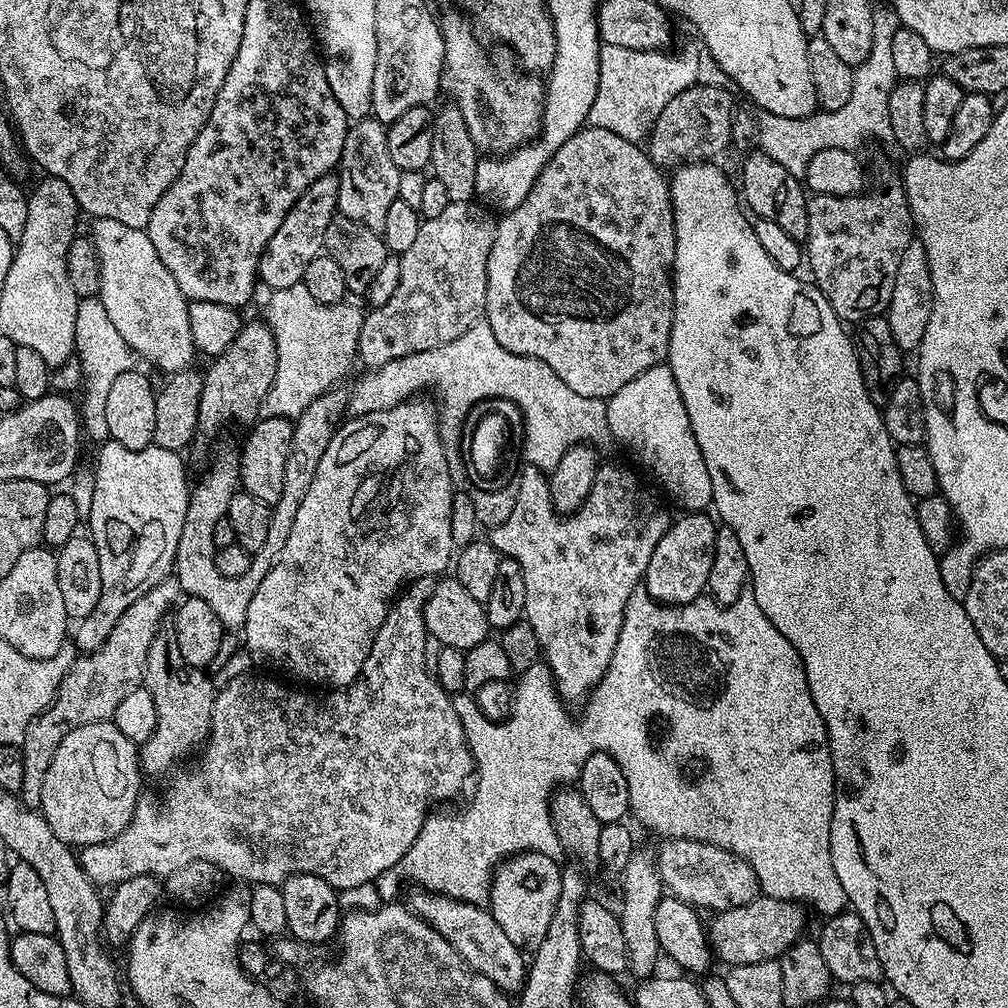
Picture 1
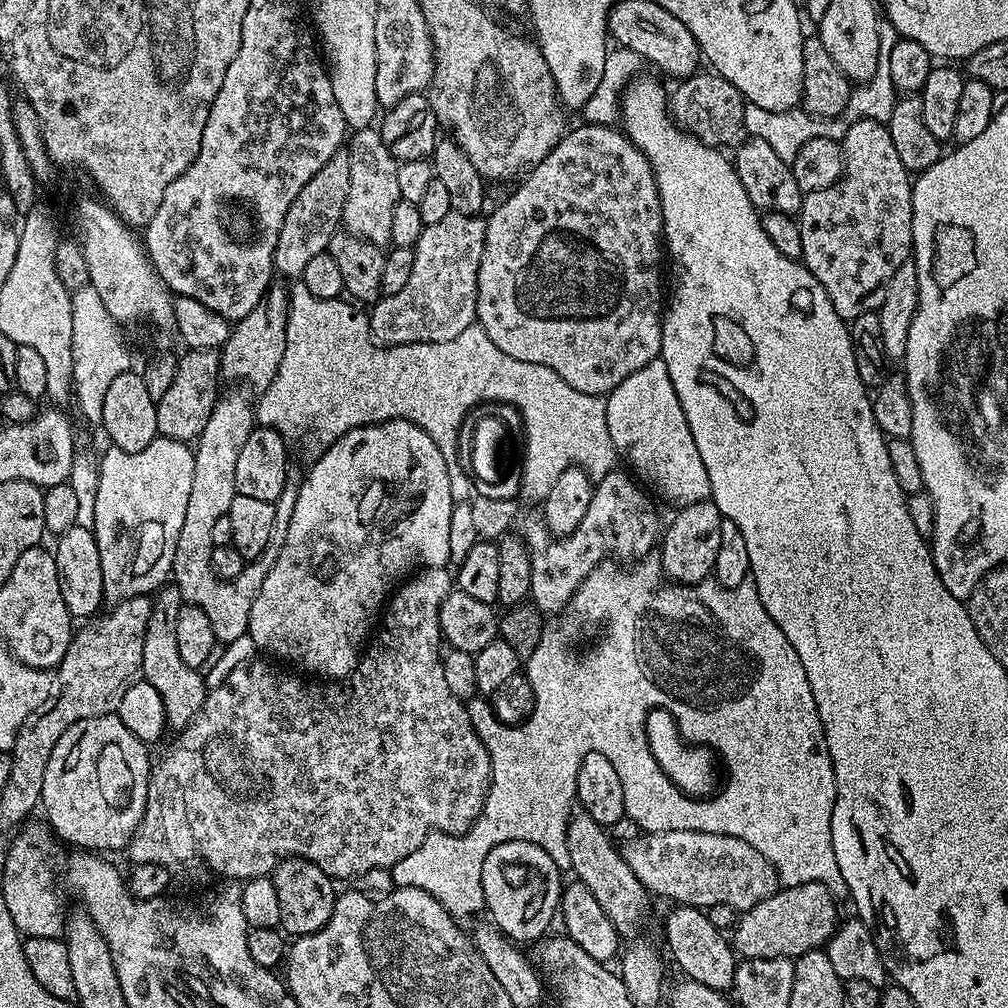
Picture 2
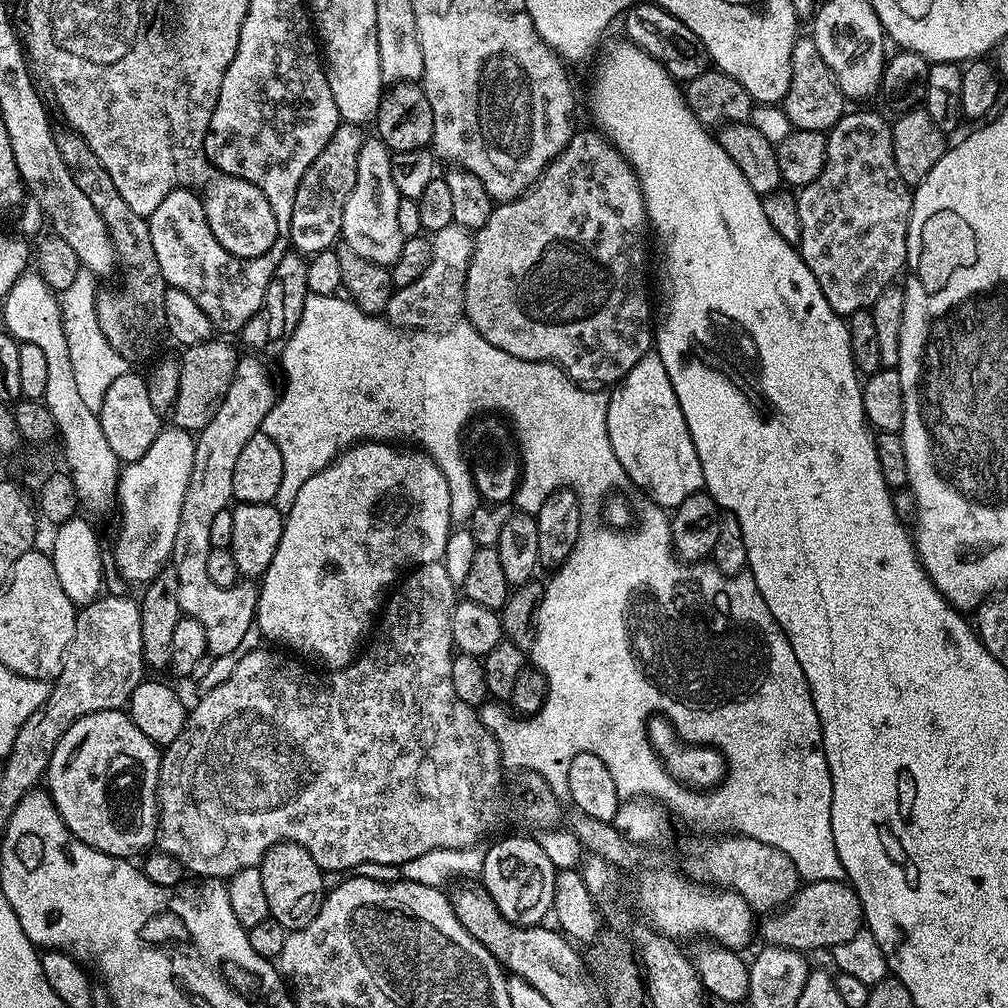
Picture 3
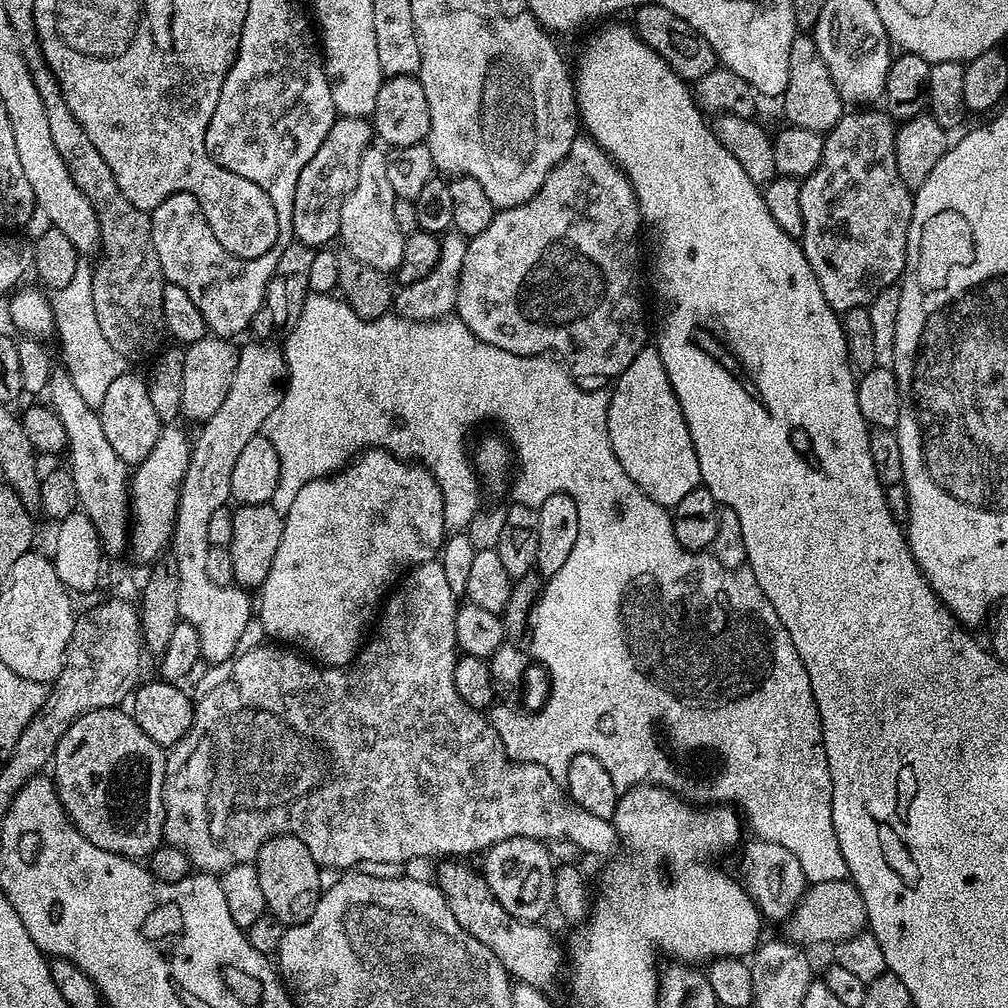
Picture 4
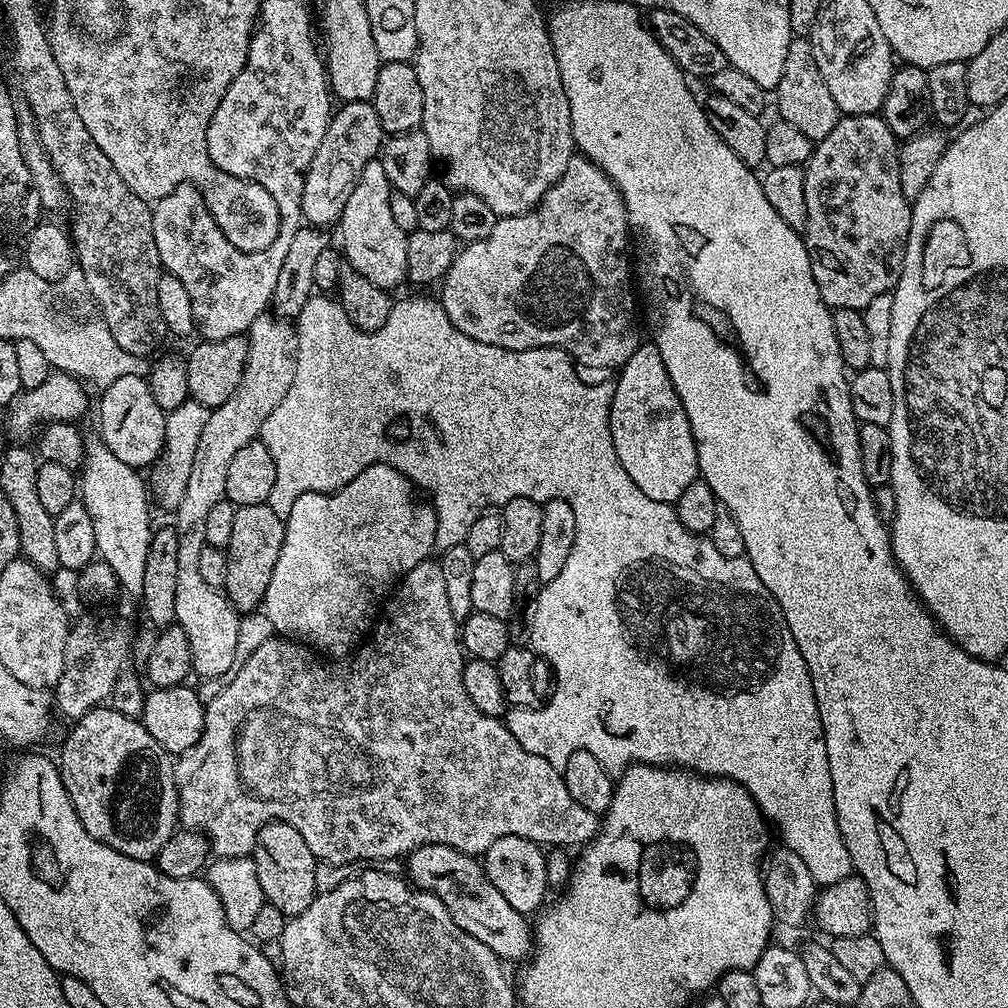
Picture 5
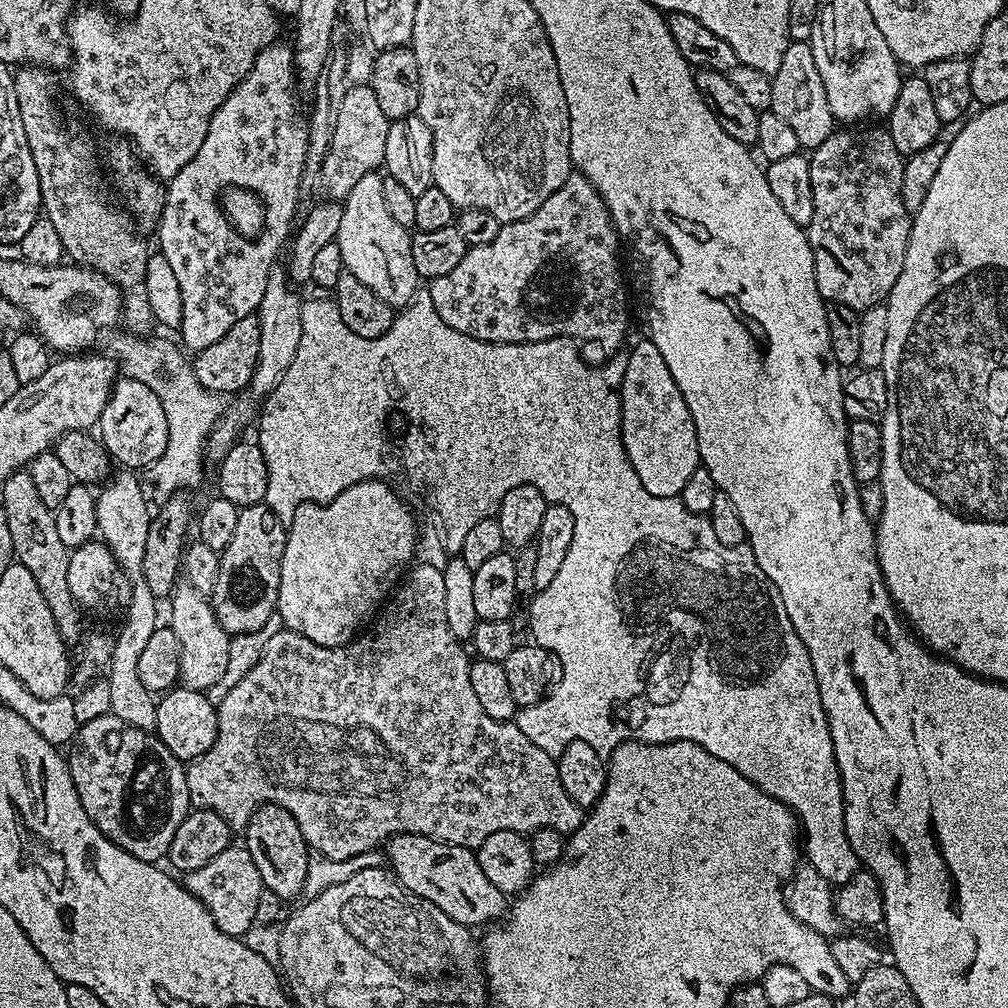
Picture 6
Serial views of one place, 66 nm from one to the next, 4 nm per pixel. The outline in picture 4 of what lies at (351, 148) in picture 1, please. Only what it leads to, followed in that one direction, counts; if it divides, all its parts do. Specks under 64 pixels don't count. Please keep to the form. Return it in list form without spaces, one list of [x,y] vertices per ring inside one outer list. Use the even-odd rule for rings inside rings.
[[[370,146],[366,154],[362,154],[362,166],[358,166],[358,186],[346,198],[346,206],[342,206],[342,222],[339,239],[344,240],[343,247],[354,258],[366,262],[366,266],[374,266],[380,272],[395,273],[402,262],[402,246],[404,235],[398,230],[398,221],[394,218],[394,186],[390,186],[390,178],[386,171],[388,152],[383,147]]]

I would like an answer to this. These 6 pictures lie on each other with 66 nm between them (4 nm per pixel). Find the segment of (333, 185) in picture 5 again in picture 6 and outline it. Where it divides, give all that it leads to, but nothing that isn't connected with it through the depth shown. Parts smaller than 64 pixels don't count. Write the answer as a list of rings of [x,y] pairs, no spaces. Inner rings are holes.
[[[349,86],[342,98],[342,106],[338,106],[334,134],[326,150],[326,158],[320,163],[318,183],[324,187],[323,195],[327,199],[343,202],[365,174],[375,172],[383,165],[389,123],[386,114],[382,114],[382,105],[371,86]]]

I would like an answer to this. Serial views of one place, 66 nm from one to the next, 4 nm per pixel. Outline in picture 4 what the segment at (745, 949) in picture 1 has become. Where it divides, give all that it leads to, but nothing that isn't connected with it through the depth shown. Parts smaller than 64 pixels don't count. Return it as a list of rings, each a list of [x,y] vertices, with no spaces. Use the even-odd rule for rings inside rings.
[[[851,879],[818,882],[805,891],[803,898],[796,904],[796,909],[788,917],[786,927],[789,932],[787,935],[801,946],[809,946],[808,944],[835,946],[867,929],[866,902],[862,902],[862,894]]]

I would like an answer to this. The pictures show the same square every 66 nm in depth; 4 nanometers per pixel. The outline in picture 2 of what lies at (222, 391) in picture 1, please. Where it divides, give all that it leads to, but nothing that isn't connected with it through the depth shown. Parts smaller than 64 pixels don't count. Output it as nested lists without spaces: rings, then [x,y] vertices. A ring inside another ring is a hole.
[[[279,282],[273,283],[254,311],[232,324],[228,341],[219,349],[220,375],[225,381],[245,380],[256,394],[264,392],[272,385],[278,374],[278,366],[282,366],[282,354],[286,354],[289,295],[287,287],[283,288]]]

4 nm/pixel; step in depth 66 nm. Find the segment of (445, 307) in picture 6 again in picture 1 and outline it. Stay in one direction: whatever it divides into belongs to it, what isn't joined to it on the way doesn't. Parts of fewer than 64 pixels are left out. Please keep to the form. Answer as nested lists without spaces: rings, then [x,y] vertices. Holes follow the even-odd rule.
[[[585,126],[574,133],[546,162],[542,174],[530,186],[530,194],[514,210],[499,217],[494,244],[490,249],[489,264],[486,266],[486,300],[483,319],[490,326],[494,338],[506,350],[519,356],[532,356],[546,362],[570,390],[582,394],[582,398],[598,398],[607,401],[609,396],[618,394],[626,382],[646,374],[650,366],[665,363],[670,346],[670,326],[674,318],[674,294],[672,293],[672,263],[676,249],[676,231],[672,213],[670,180],[660,165],[652,161],[647,151],[634,141],[627,141],[610,130]]]

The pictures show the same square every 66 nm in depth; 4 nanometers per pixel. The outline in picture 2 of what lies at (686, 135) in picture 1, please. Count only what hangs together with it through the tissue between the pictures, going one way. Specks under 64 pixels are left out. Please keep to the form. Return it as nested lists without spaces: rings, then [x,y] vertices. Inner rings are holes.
[[[711,70],[697,71],[681,79],[677,84],[680,85],[670,92],[670,111],[672,119],[688,135],[702,141],[703,144],[708,144],[711,148],[720,148],[728,143],[731,145],[741,135],[746,101],[738,86],[726,82],[726,78]]]

